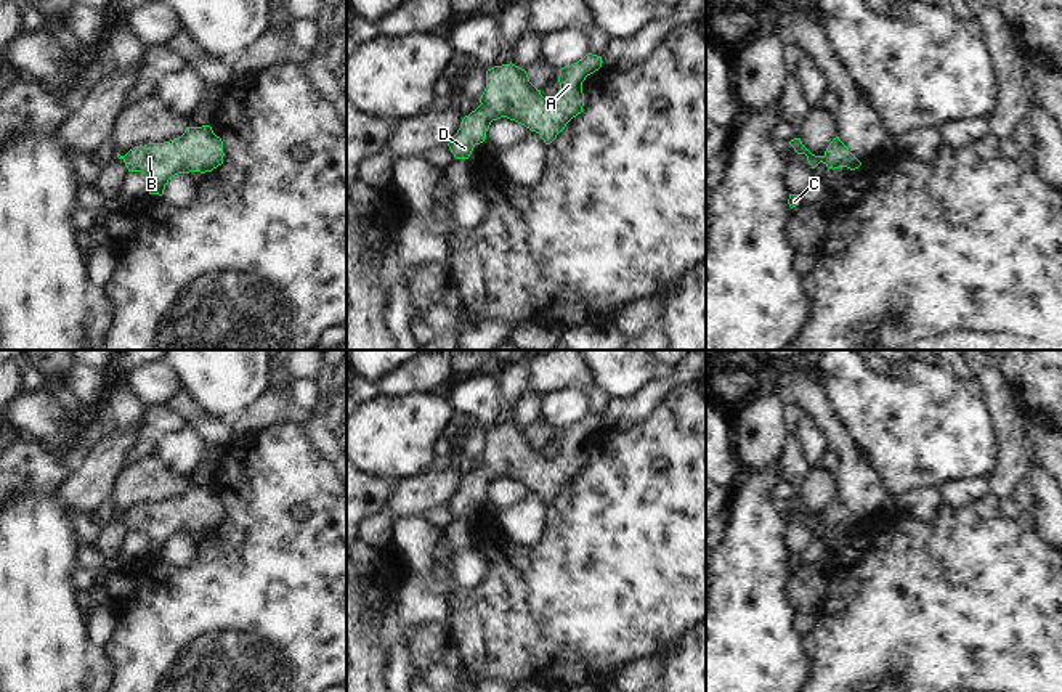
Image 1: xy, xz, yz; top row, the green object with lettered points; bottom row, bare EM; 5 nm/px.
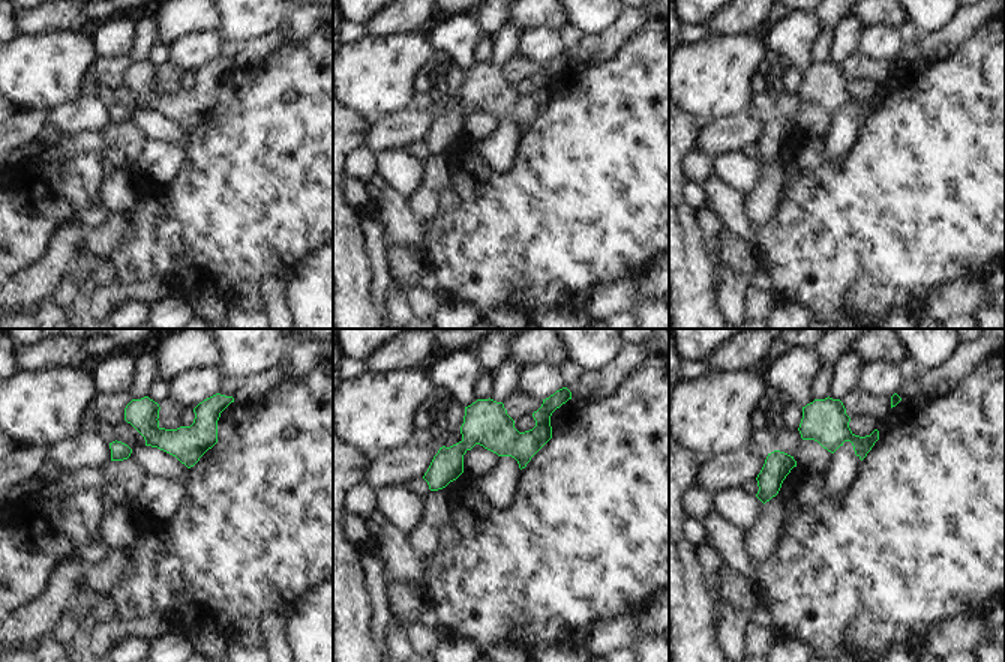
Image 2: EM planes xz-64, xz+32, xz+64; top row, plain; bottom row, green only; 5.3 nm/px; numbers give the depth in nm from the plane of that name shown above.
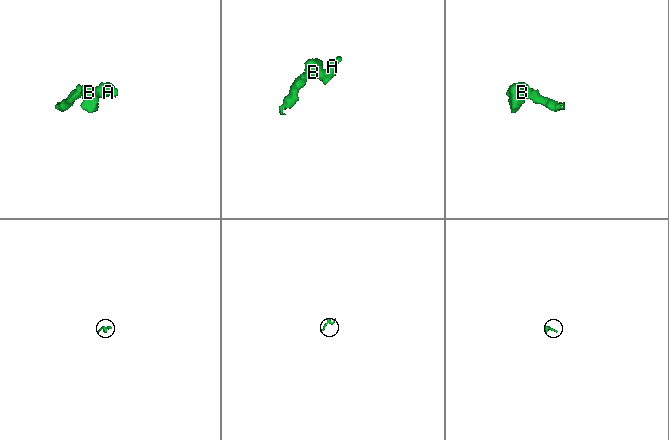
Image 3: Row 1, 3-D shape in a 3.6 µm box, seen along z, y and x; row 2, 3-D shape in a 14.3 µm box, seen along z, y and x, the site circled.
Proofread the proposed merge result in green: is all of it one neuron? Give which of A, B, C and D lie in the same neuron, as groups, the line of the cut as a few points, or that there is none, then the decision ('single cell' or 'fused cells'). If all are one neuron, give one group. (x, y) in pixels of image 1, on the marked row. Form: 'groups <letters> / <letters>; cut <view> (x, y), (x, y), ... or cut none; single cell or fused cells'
groups A B C D; cut none; single cell

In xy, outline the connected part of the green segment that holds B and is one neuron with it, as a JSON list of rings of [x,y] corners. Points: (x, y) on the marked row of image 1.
[[[210,125],[186,127],[184,133],[175,140],[165,143],[148,143],[144,146],[135,146],[125,156],[117,153],[128,172],[141,172],[149,180],[149,194],[164,194],[168,180],[178,173],[189,172],[212,172],[223,164],[223,141],[217,136]]]

